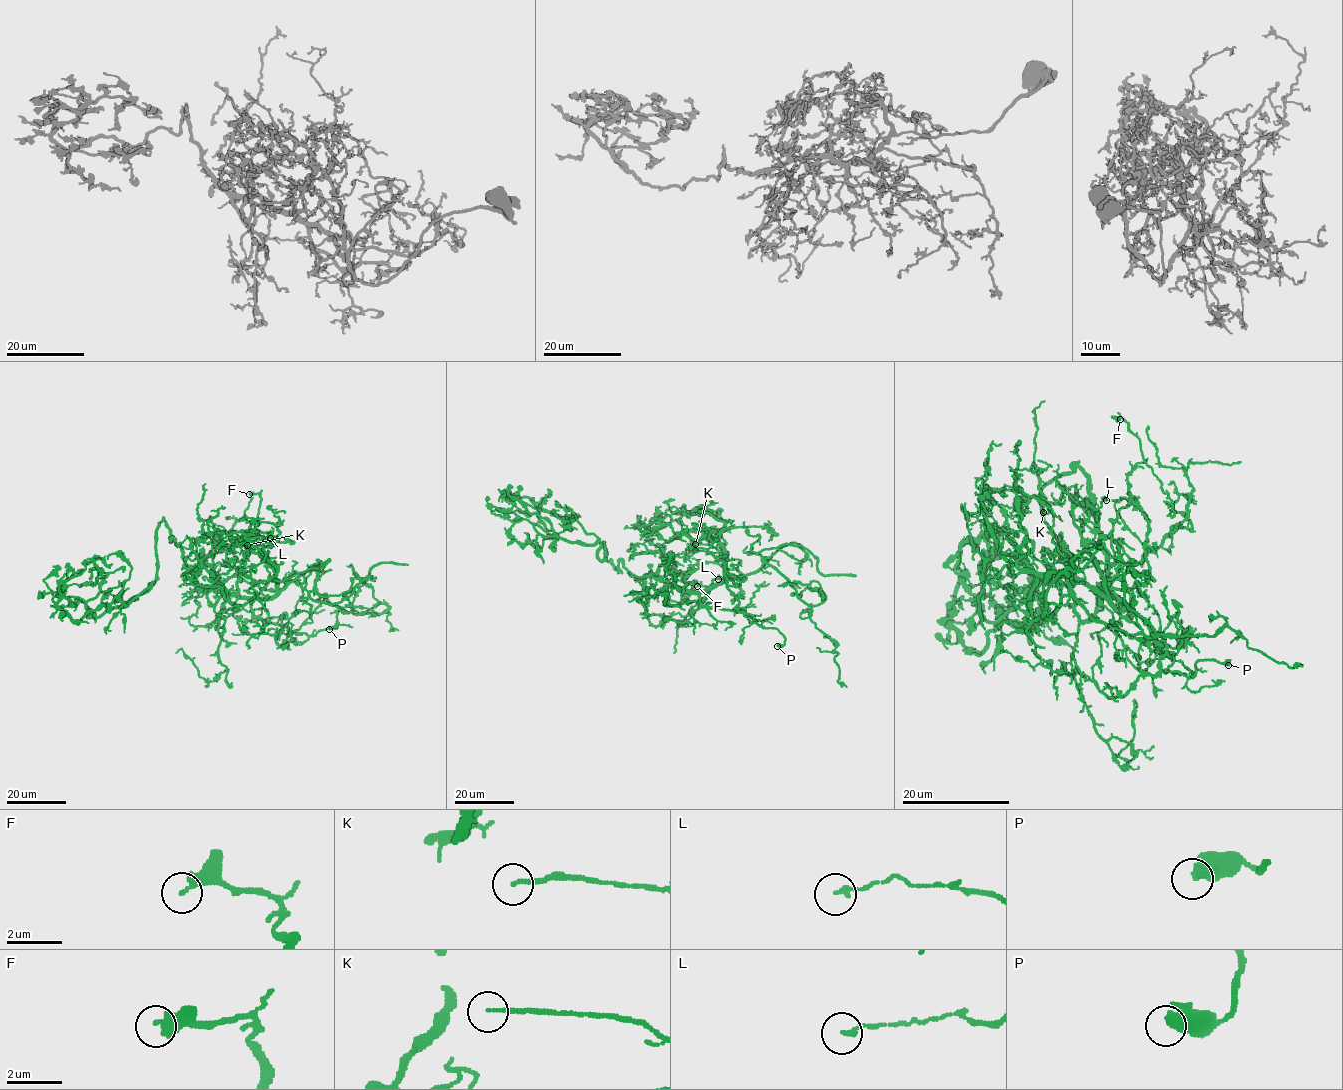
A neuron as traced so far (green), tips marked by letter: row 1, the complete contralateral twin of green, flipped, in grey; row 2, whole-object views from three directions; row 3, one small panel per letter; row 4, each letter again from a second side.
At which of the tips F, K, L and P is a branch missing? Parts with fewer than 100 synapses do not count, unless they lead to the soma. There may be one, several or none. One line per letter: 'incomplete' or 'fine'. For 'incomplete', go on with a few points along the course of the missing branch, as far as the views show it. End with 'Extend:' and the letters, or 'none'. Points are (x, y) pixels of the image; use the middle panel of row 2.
F: fine
K: fine
L: fine
P: fine
Extend: none

